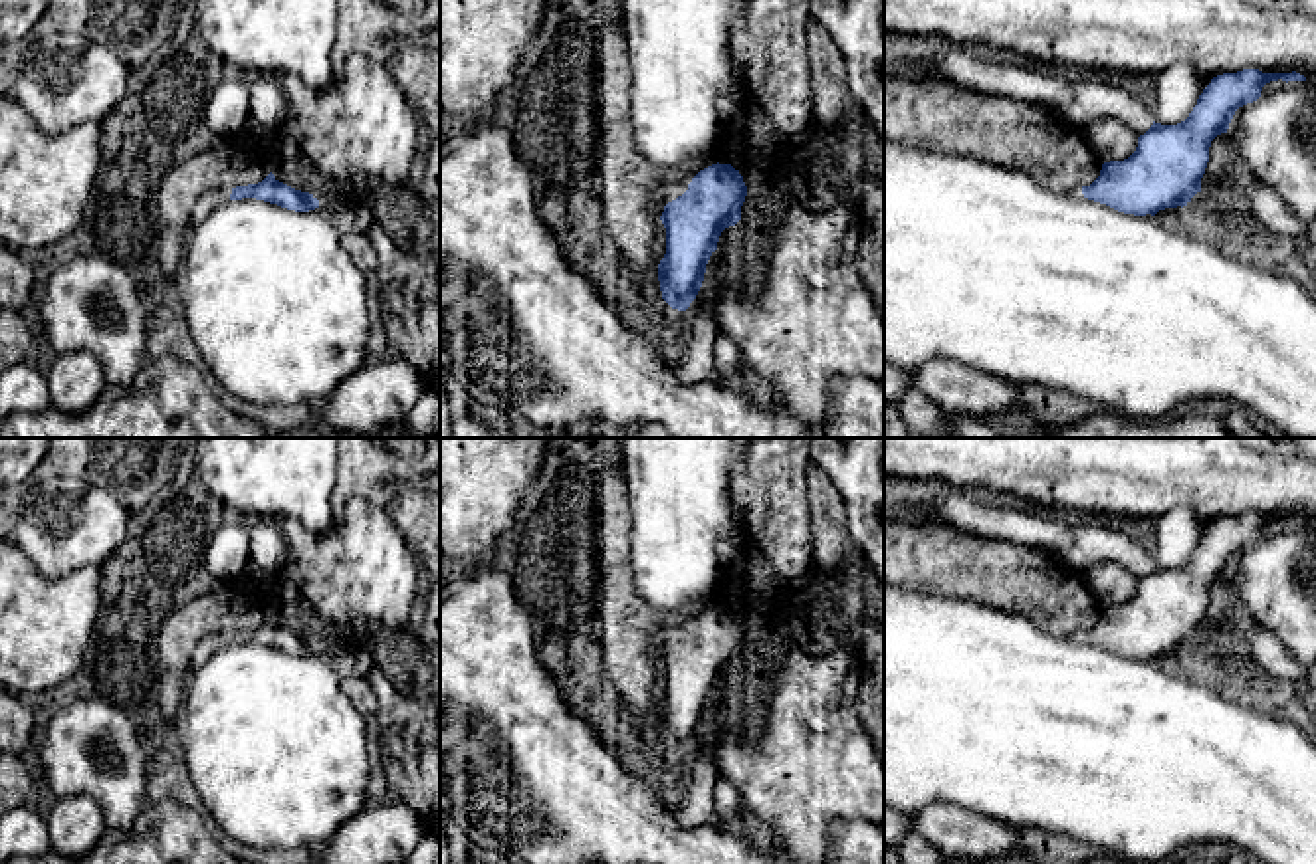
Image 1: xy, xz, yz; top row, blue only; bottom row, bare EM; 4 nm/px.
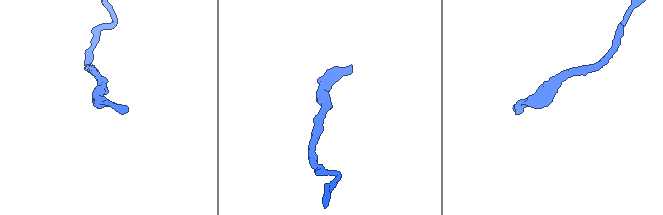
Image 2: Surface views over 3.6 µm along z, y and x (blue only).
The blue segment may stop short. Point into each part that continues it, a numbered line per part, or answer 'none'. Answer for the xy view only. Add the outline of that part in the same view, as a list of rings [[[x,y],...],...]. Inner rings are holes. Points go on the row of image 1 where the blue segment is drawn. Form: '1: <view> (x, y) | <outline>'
1: xy (209, 201) | [[[222,188],[222,190],[210,190],[204,192],[190,216],[190,226],[200,224],[206,216],[210,216],[220,204],[228,202],[232,194],[232,188]]]

